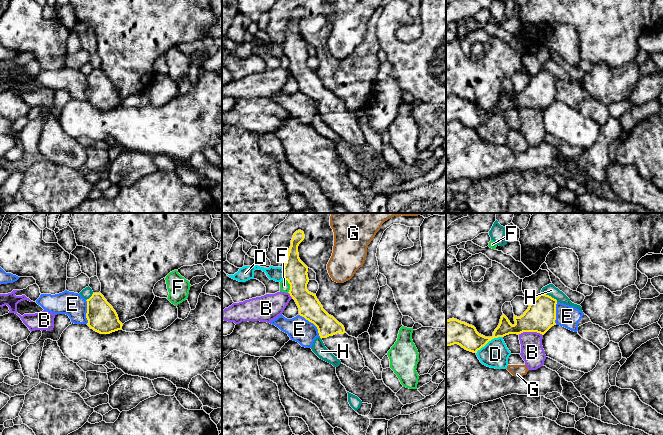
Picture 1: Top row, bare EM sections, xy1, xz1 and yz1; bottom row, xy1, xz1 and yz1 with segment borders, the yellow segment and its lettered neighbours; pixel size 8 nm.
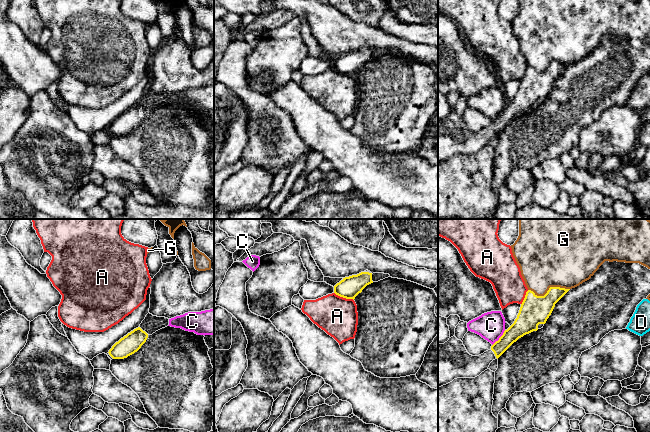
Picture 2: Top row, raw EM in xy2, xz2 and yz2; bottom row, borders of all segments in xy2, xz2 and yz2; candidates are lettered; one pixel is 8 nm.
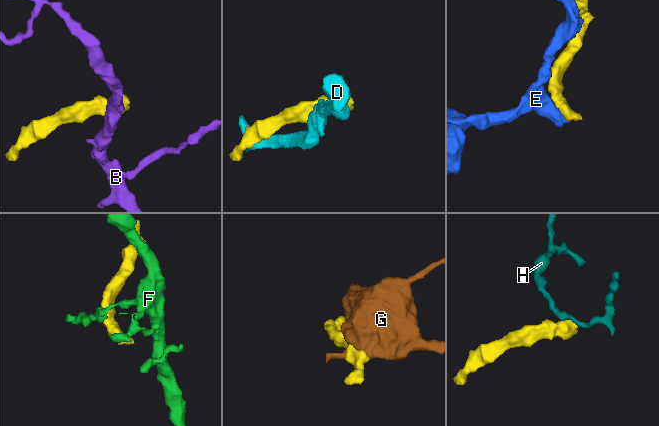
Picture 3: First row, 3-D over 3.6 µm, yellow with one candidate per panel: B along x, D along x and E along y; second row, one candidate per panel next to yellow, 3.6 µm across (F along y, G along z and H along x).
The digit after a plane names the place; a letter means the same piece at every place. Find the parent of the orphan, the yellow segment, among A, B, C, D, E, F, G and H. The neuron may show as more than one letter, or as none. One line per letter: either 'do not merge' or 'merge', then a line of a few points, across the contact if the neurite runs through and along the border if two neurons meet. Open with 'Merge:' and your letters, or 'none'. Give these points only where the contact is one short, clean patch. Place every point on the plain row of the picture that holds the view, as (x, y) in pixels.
Merge: none
A: do not merge
B: do not merge | yz1 (518, 110), (523, 108), (539, 108), (542, 111)
C: do not merge | yz2 (505, 106), (492, 121)
D: do not merge
E: do not merge | xz1 (299, 90), (316, 103), (320, 112)
F: do not merge | xz1 (284, 54), (289, 60), (288, 68)
G: do not merge
H: do not merge | yz1 (541, 69), (548, 70), (557, 77)

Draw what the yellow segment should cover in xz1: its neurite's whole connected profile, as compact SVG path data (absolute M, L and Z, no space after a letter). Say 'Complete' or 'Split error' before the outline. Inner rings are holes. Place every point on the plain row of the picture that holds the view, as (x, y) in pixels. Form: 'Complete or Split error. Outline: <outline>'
Split error. Outline: M298 6L294 9L283 43L284 55L290 60L288 69L295 76L299 91L317 103L325 123L342 140L360 148L365 143L365 137L359 126L357 114L349 112L344 102L323 85L316 70L307 66L308 43L300 36L298 29L298 22L304 14L303 7Z

